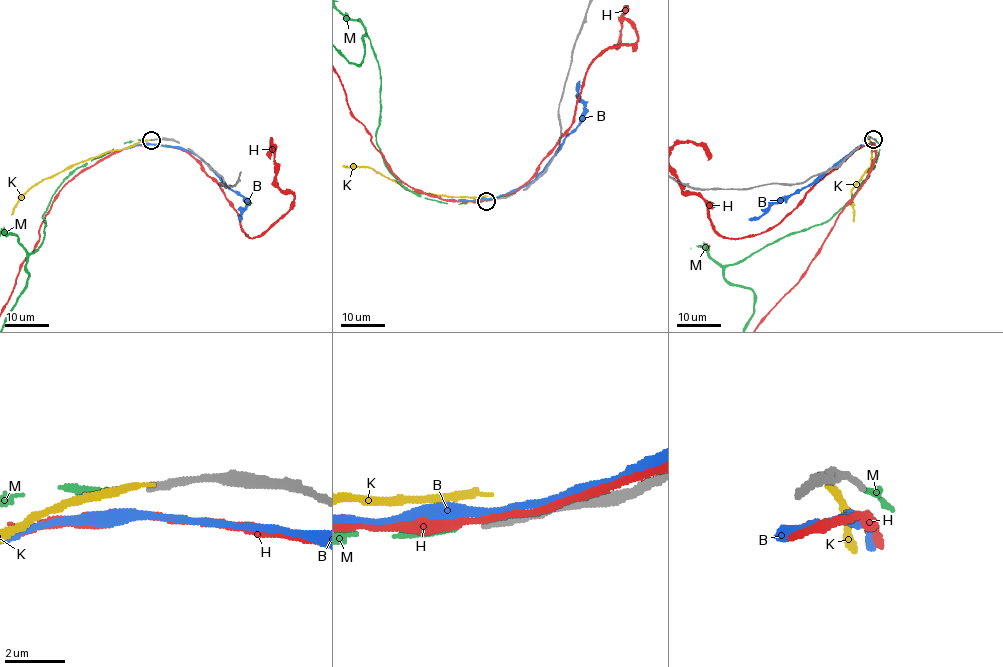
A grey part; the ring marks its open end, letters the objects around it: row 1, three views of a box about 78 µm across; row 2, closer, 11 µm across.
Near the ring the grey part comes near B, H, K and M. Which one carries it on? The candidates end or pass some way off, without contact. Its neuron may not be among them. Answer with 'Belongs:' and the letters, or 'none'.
Belongs: M

